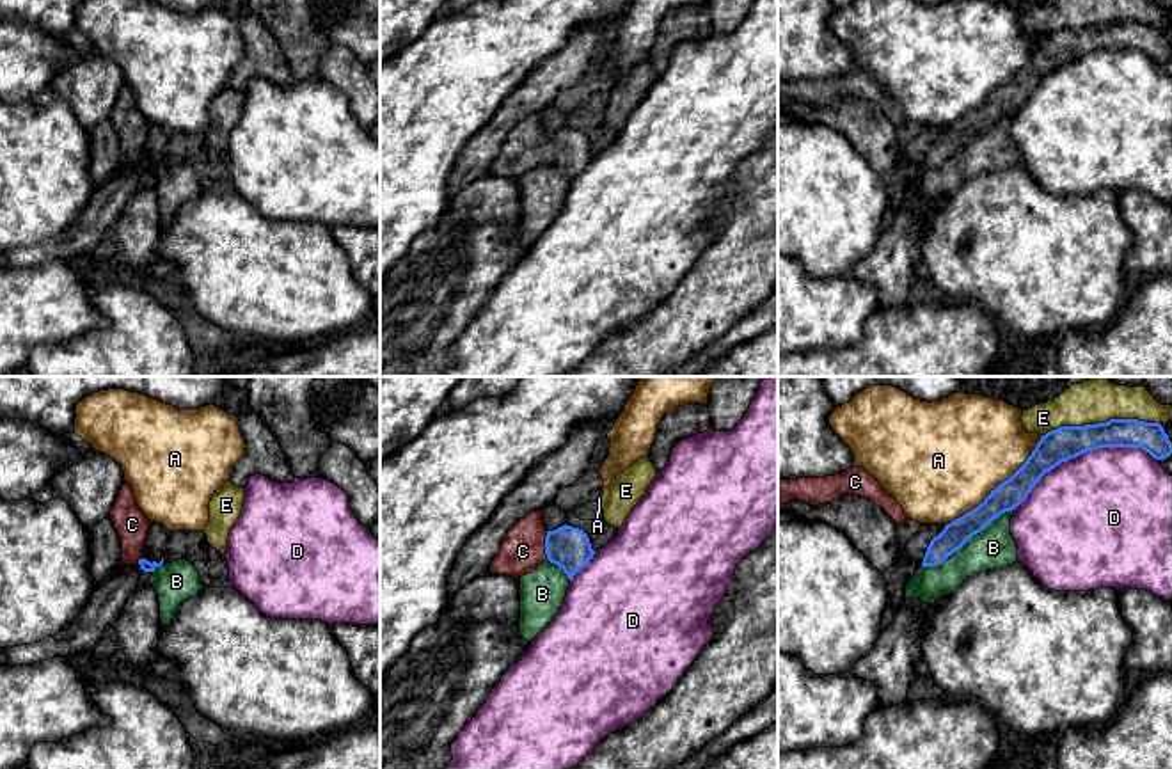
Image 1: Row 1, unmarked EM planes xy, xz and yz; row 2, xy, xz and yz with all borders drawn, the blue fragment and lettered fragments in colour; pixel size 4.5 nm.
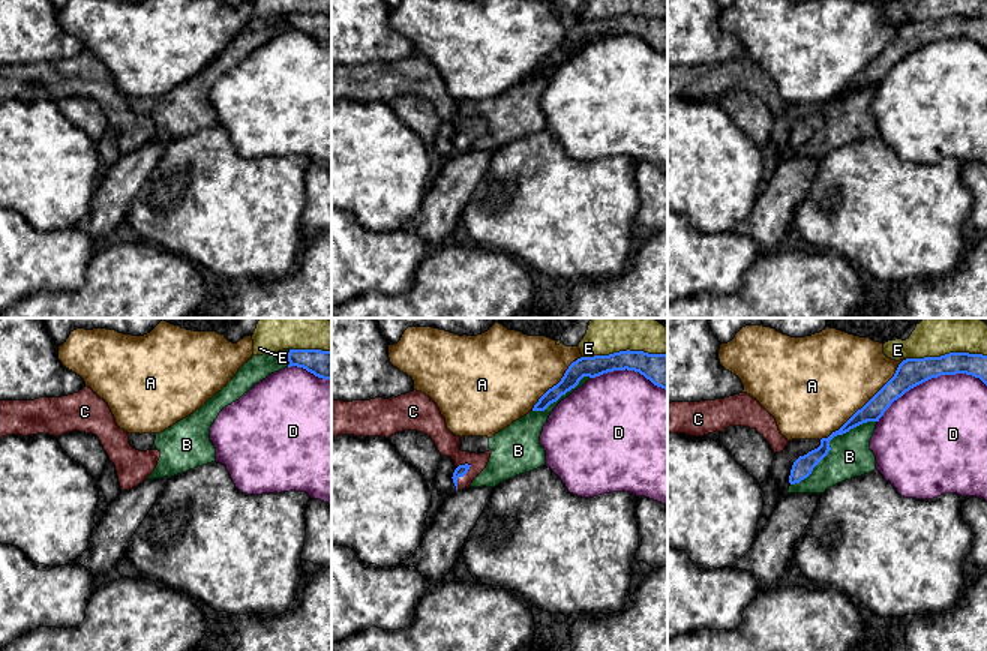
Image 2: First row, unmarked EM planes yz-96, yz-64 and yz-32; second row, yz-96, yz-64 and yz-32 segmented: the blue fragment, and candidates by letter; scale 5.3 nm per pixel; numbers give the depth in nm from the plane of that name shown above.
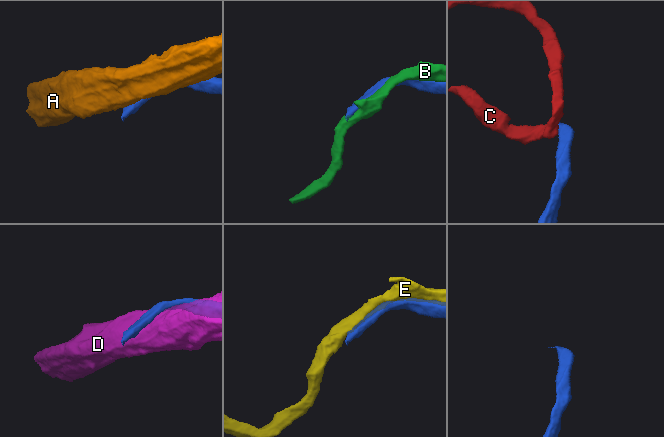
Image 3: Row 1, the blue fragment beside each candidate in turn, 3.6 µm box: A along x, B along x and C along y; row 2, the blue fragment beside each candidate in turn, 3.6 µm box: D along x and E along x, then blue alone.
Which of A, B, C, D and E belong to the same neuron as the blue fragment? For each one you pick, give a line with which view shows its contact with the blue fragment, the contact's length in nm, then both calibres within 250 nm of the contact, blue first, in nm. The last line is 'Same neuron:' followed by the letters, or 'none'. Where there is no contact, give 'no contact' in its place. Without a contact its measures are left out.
C: meets blue in xz; contact 130 nm long; 190 nm thick on the blue side, 200 nm on the other
Same neuron: C

